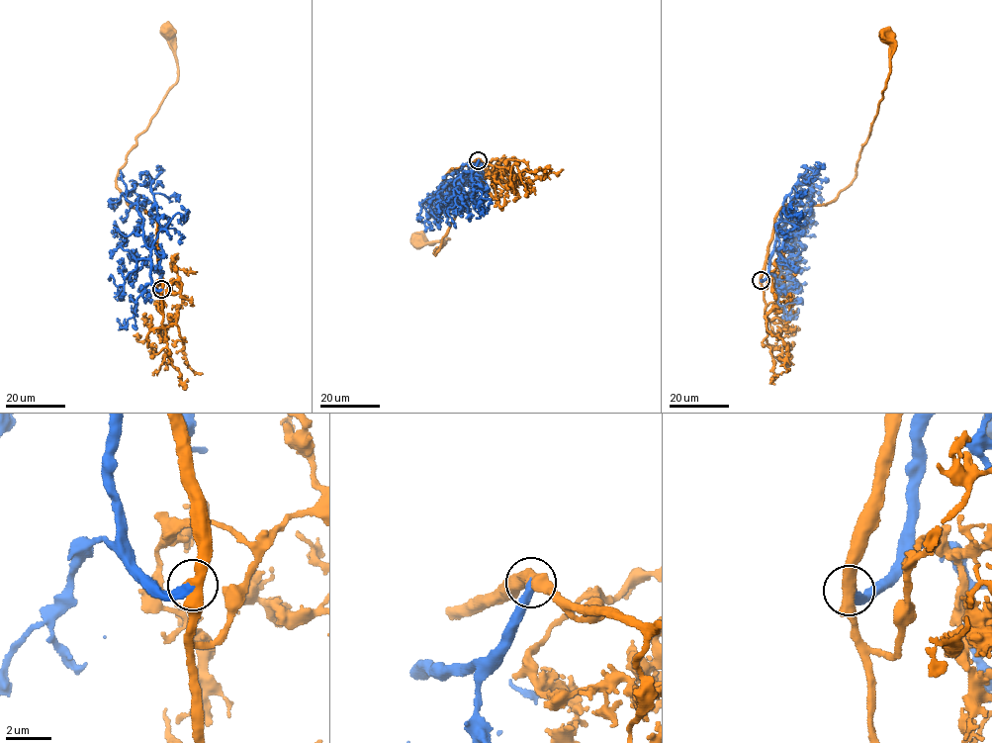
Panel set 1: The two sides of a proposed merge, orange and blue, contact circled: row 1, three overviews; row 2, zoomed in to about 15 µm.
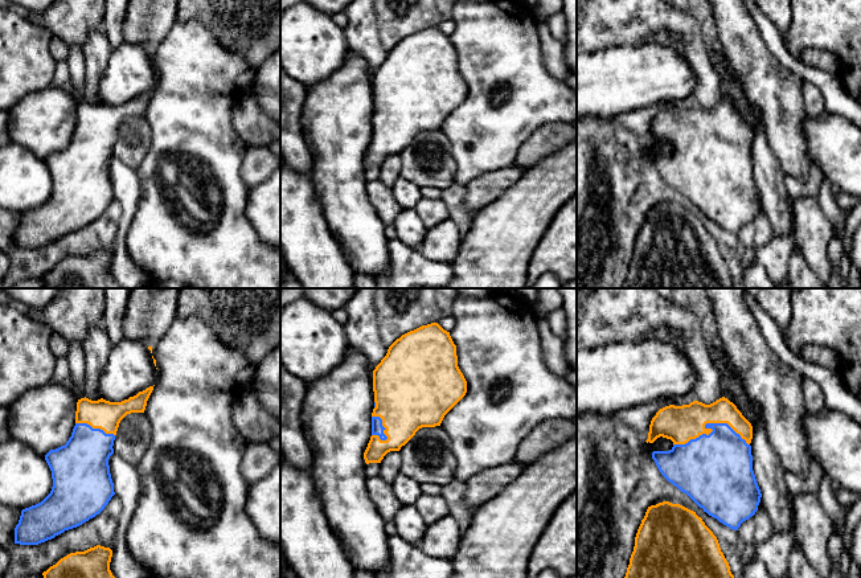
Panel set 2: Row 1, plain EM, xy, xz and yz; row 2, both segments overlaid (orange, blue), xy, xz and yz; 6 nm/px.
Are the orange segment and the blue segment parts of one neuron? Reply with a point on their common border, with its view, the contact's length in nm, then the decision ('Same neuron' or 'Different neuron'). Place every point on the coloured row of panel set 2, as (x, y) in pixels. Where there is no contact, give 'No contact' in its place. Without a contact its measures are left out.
Touches orange at yz (704, 426). Shared border 460 nm. Same neuron

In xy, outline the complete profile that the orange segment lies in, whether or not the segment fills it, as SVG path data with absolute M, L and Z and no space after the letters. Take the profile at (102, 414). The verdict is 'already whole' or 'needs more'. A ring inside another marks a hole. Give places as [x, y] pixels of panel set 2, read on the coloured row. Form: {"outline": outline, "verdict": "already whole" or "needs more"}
{"outline": "M149 386L122 402L103 398L91 401L86 397L78 399L71 436L65 446L50 450L45 455L52 471L52 491L41 503L21 511L15 528L15 544L38 545L82 525L104 509L115 495L108 459L114 454L112 446L119 423L127 414L144 413L152 390L153 386Z", "verdict": "needs more"}

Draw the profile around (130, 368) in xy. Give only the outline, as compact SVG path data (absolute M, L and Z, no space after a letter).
M124 337L111 348L98 389L101 398L122 402L156 381L157 369L148 347Z

